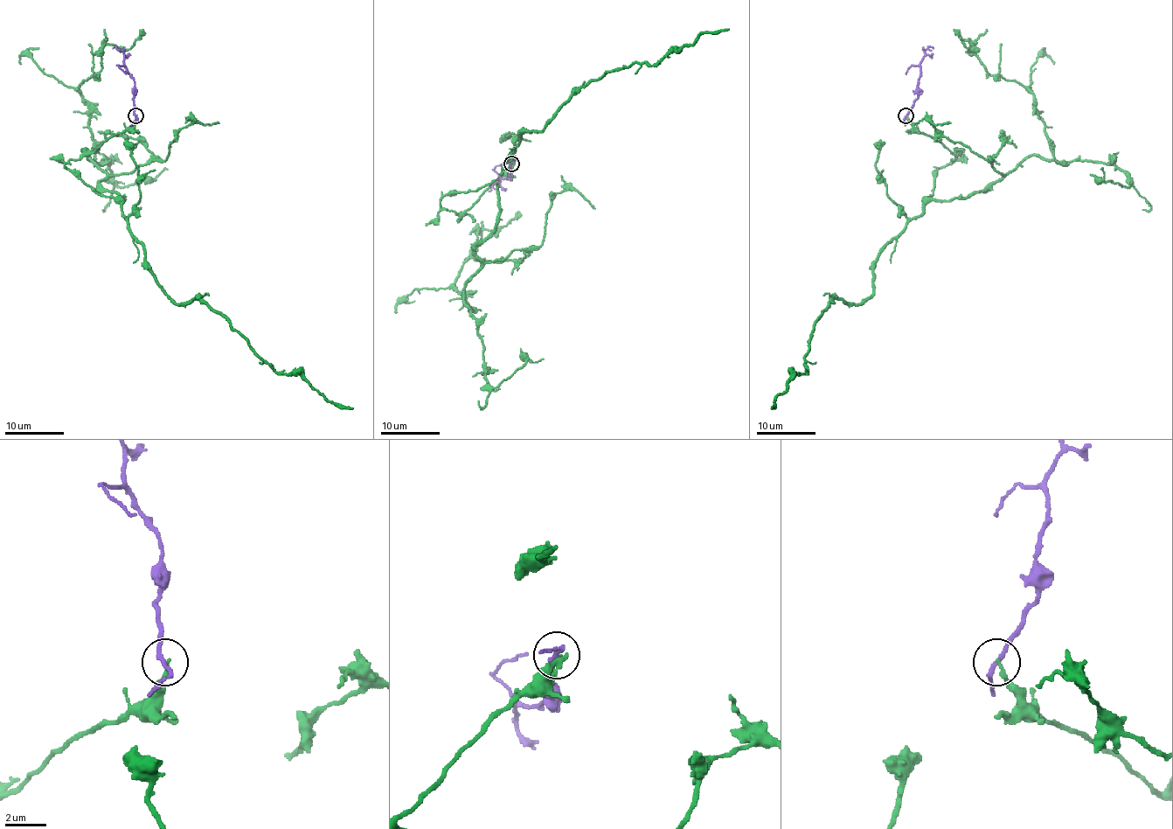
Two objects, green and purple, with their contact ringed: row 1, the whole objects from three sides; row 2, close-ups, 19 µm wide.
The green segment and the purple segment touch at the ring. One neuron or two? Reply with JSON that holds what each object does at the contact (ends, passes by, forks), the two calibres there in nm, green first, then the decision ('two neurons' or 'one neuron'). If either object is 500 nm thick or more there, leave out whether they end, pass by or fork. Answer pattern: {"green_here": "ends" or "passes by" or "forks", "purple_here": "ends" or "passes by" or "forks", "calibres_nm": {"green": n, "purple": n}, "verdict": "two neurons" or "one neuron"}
{"green_here": "ends", "purple_here": "passes by", "calibres_nm": {"green": 180, "purple": 200}, "verdict": "two neurons"}

